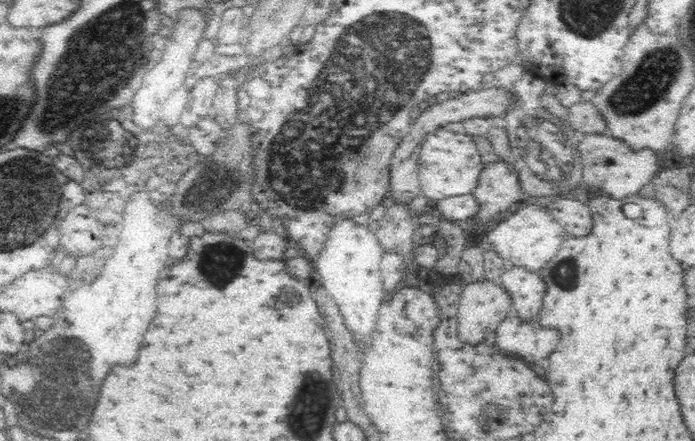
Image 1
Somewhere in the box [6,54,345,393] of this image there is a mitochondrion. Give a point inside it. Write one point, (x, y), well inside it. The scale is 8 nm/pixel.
(108, 140)

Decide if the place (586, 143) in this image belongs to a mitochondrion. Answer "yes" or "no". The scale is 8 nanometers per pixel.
no

